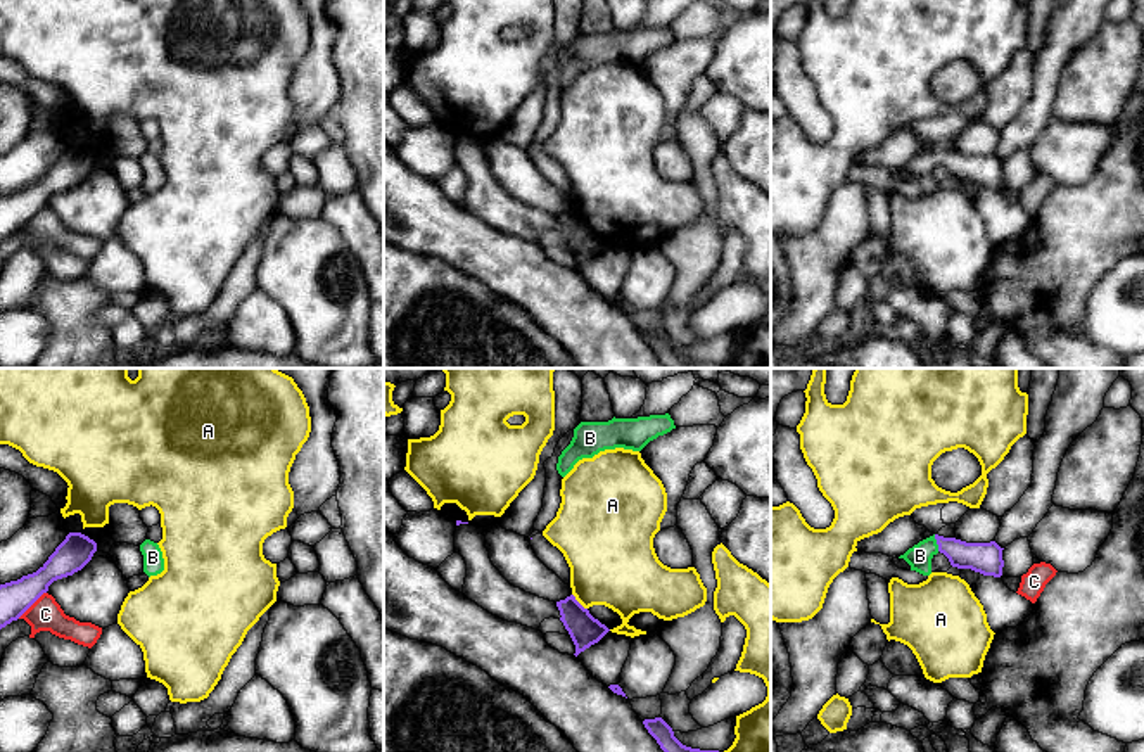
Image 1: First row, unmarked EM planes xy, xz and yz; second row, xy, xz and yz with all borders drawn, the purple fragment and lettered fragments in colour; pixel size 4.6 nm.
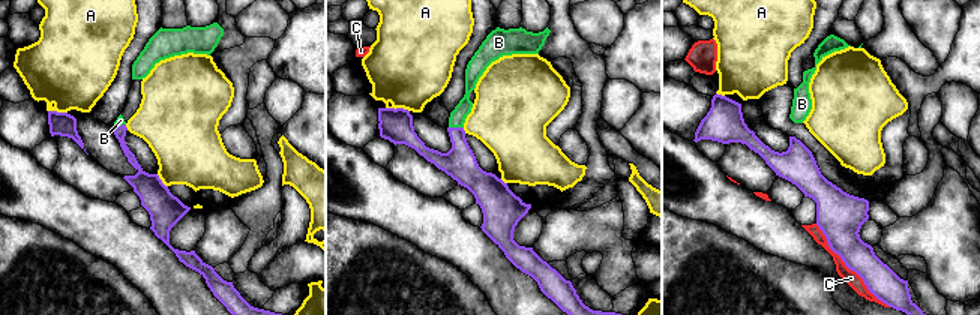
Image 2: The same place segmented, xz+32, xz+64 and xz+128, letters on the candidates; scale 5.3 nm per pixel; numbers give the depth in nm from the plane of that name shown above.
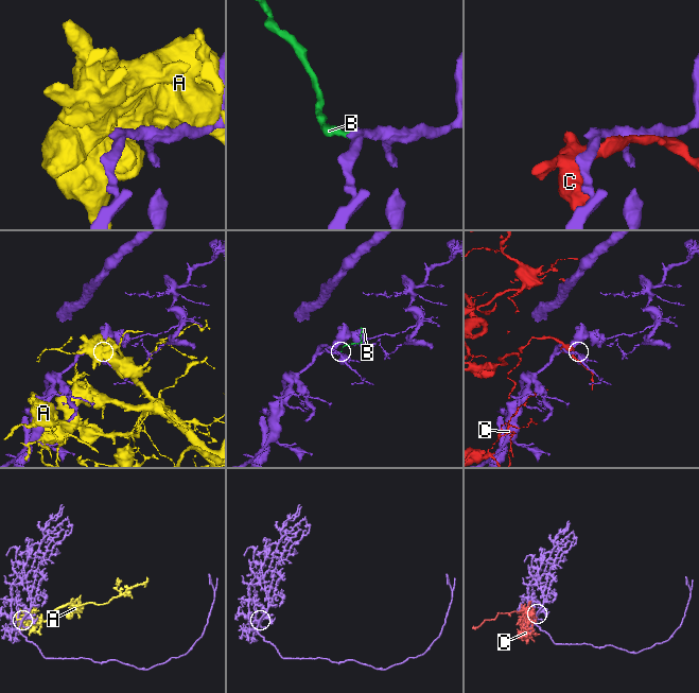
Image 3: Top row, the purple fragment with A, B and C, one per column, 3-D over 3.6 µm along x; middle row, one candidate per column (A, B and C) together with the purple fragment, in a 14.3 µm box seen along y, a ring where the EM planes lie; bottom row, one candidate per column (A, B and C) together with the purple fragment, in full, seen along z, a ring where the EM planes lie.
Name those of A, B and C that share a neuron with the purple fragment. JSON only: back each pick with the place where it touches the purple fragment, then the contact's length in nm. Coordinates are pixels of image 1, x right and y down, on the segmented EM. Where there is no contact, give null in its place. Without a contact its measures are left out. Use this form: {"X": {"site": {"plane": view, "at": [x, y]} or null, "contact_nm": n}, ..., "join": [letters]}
{"B": {"site": {"plane": "yz", "at": [937, 543]}, "contact_nm": 80}, "join": ["B"]}

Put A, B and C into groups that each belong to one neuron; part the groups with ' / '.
A / B / C

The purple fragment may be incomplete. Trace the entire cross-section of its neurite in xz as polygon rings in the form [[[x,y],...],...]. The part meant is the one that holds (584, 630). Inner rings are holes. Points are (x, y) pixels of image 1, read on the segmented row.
[[[574,595],[556,602],[556,607],[562,615],[560,621],[575,645],[575,657],[591,645],[598,643],[610,631],[605,624],[594,619]]]

